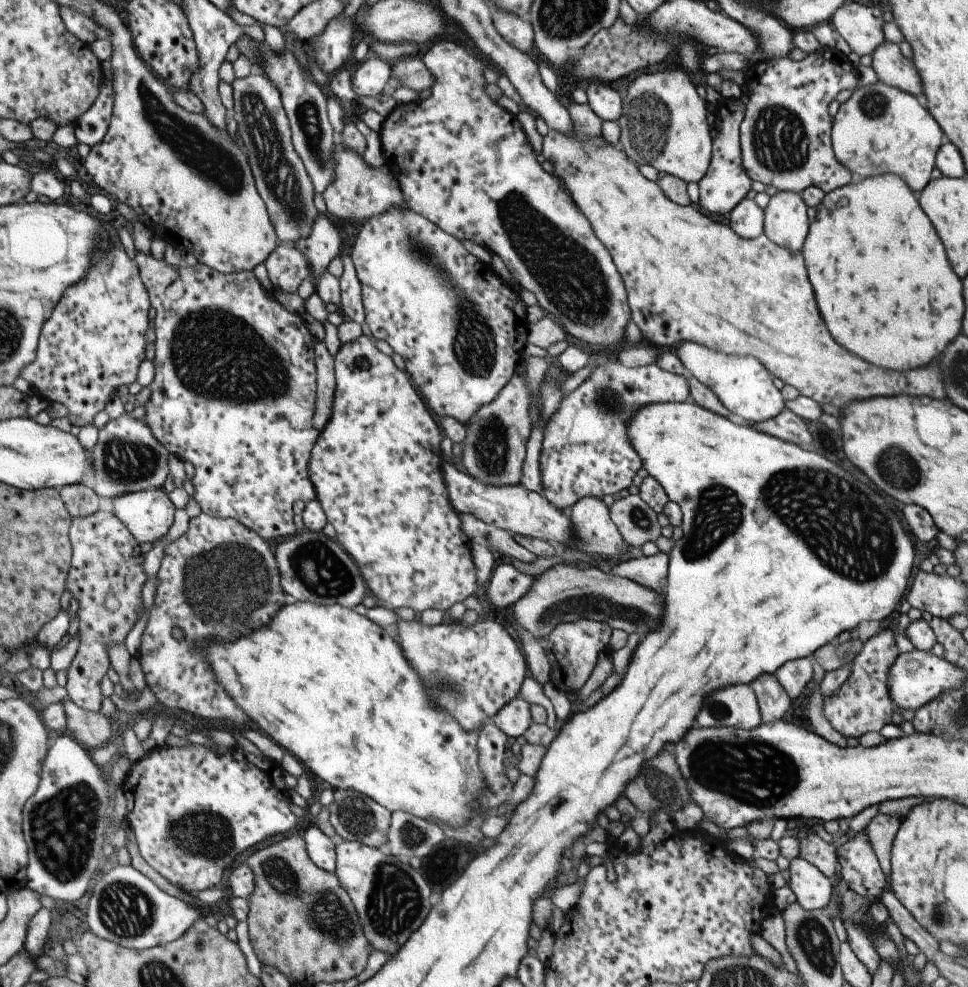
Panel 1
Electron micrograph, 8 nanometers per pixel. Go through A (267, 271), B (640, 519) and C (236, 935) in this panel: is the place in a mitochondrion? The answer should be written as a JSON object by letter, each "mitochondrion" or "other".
{"A":"other","B":"mitochondrion","C":"other"}

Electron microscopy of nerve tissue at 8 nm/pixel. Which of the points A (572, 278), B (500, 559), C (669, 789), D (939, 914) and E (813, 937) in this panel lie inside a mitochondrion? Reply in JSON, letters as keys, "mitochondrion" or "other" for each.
{"A":"mitochondrion","B":"other","C":"mitochondrion","D":"mitochondrion","E":"mitochondrion"}

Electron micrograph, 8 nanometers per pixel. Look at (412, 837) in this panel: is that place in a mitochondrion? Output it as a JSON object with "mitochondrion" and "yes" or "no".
{"mitochondrion":"yes"}

